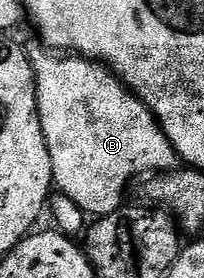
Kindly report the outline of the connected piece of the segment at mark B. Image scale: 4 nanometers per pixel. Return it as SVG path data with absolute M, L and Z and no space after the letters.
M38 38L28 44L26 57L38 83L38 113L52 158L54 188L72 198L87 217L101 218L123 207L122 195L137 176L179 167L178 152L149 106L105 64L51 50Z

